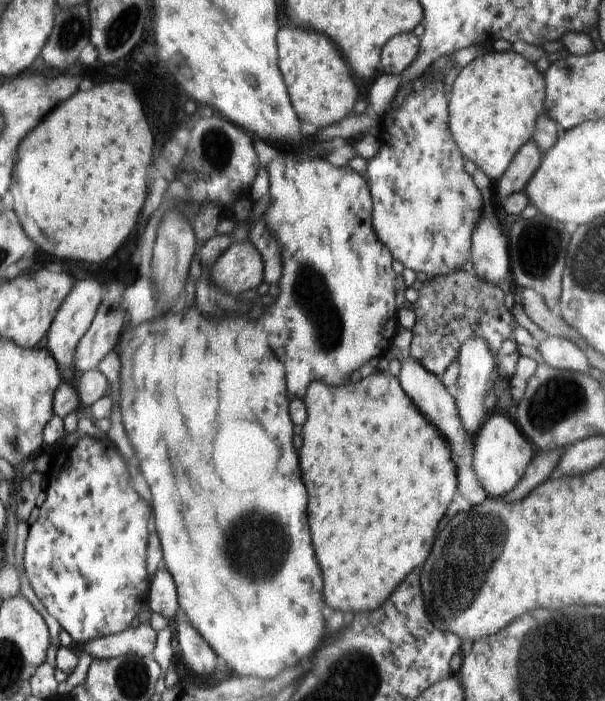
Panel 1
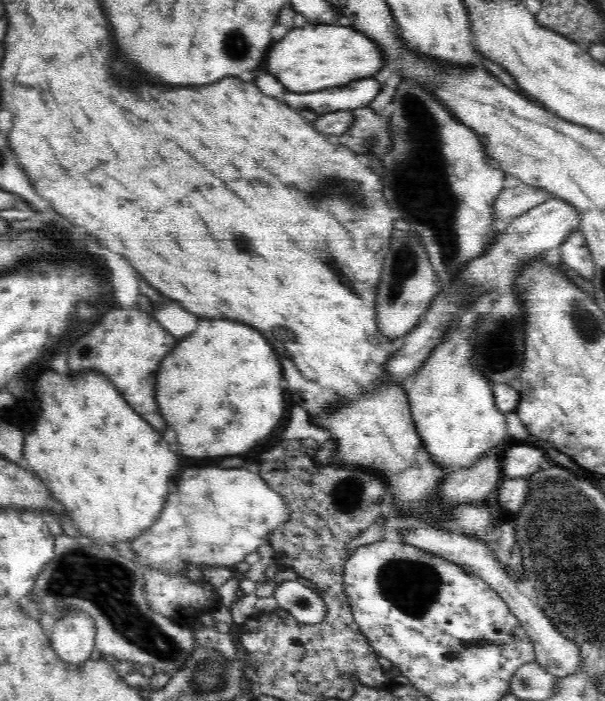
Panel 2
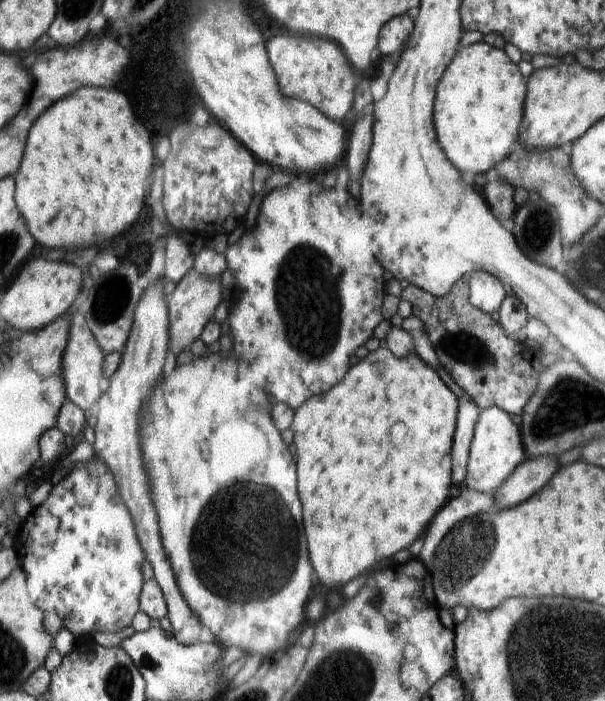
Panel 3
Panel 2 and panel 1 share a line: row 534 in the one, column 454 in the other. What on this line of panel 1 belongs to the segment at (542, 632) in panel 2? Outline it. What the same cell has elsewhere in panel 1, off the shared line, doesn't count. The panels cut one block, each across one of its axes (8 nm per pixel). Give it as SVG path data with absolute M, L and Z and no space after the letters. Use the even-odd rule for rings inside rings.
M407 356L402 361L404 362L401 362L401 372L400 376L398 376L400 386L416 402L416 406L420 408L420 412L424 414L426 420L431 422L439 430L441 436L449 444L451 459L456 467L458 493L462 494L471 505L482 504L488 498L488 494L473 469L474 437L462 424L455 398L452 394L453 391L444 387L440 379L429 373L428 370L411 356Z

